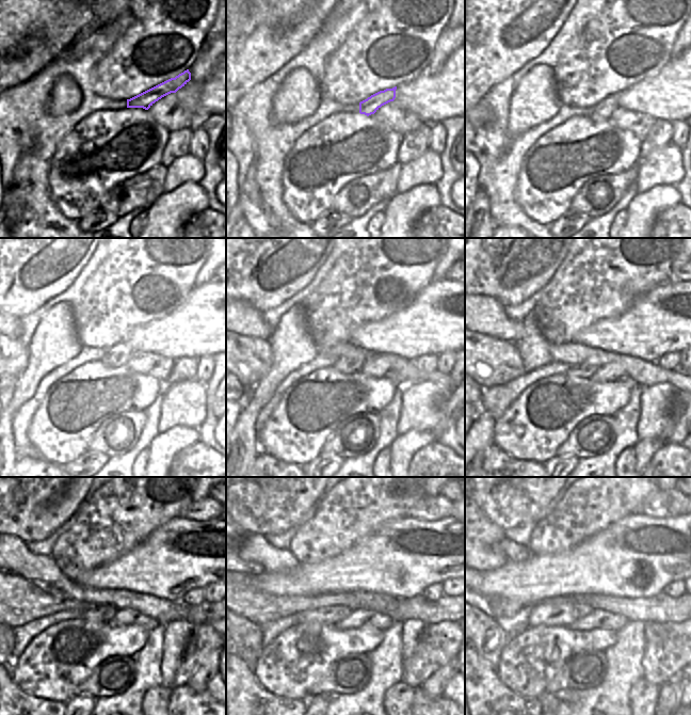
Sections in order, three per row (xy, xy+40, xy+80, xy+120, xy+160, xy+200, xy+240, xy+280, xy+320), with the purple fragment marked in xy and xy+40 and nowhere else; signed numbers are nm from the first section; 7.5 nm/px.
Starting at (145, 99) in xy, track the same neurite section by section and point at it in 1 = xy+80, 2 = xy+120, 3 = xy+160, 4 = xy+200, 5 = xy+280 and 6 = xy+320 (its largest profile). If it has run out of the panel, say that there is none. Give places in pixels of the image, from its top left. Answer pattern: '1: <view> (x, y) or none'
1: xy+80 (601, 111)
2: xy+120 (118, 354)
3: xy+160 (353, 363)
4: xy+200 (583, 370)
5: xy+280 (331, 615)
6: xy+320 (558, 610)

